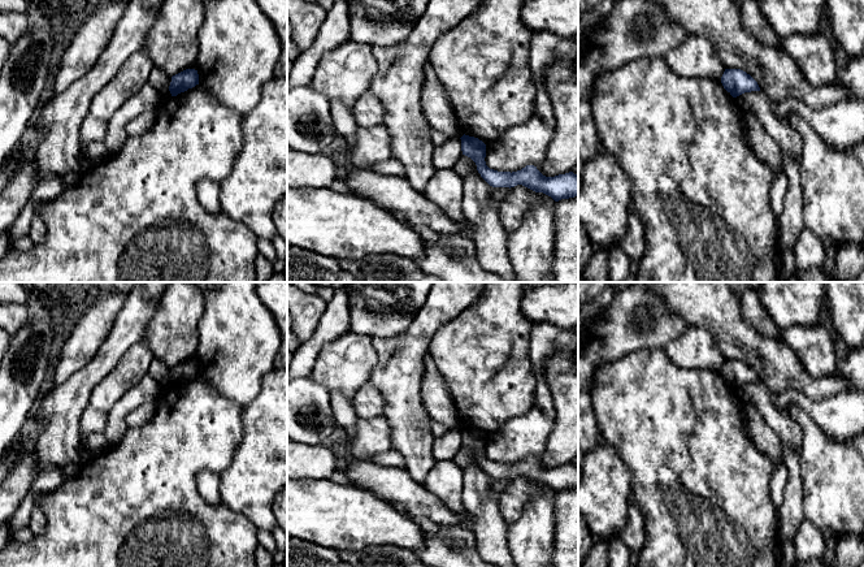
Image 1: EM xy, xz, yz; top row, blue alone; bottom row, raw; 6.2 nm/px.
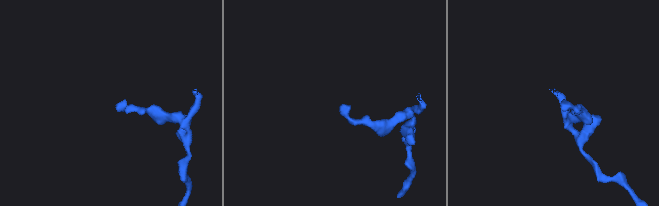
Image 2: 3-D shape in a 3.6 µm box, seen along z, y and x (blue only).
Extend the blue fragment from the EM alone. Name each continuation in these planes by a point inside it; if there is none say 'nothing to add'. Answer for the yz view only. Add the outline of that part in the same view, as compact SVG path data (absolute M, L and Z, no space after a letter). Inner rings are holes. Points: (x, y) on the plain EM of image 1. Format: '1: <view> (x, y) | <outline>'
nothing to add

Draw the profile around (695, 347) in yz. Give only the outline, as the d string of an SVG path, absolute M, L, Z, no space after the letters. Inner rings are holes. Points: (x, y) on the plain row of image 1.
M692 325L668 343L664 350L668 358L682 368L721 372L725 363L715 338L707 330Z

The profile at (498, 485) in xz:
M492 479L490 493L495 501L499 499L502 492L507 488L509 479Z

